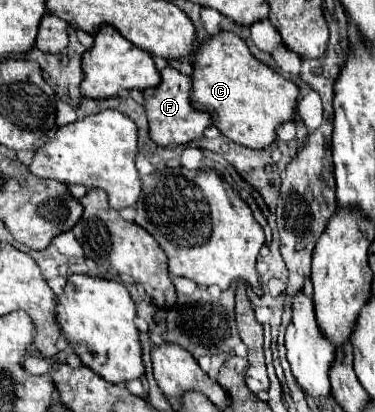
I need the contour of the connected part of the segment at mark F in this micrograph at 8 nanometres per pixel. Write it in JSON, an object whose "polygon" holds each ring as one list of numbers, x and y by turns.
{"polygon":[[166,67,160,71,162,73,162,83,160,87,146,89,144,99,146,99,146,113,150,121,150,137,162,145,162,147,174,147,174,145,186,145,196,139,204,137,204,131,212,127,212,117,208,113,196,111,190,105,190,91,192,91,192,79,188,75,182,75,174,67]]}

